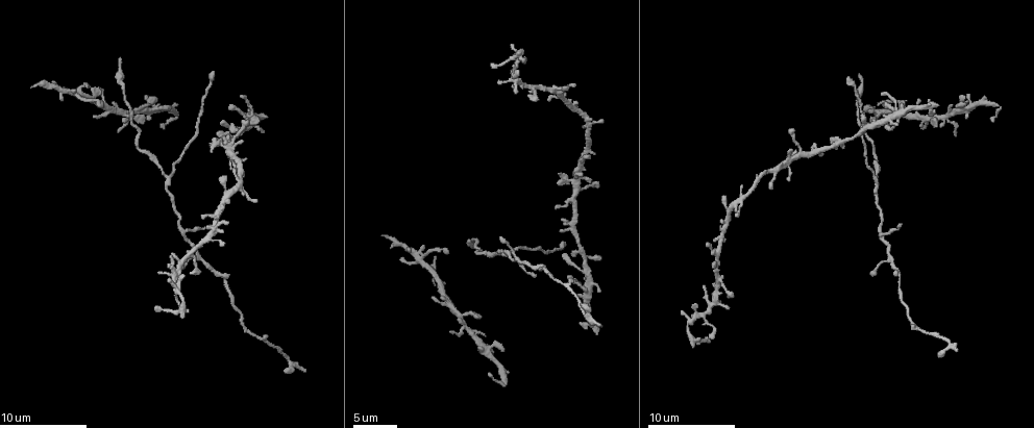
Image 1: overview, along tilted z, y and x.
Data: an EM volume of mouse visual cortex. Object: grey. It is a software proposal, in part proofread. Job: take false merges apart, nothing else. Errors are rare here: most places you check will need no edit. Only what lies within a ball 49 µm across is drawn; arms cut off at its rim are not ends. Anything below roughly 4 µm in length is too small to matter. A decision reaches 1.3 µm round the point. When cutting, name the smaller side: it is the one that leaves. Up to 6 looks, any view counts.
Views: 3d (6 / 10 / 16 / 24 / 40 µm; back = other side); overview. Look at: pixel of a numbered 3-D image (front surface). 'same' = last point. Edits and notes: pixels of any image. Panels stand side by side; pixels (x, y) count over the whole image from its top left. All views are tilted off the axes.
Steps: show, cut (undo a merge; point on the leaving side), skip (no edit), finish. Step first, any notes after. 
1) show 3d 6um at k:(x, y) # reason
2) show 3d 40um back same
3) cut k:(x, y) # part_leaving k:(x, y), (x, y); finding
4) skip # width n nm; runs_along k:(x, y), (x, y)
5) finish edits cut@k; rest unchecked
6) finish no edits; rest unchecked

show 3d 10um at 1:(221, 276) # thick turns thin

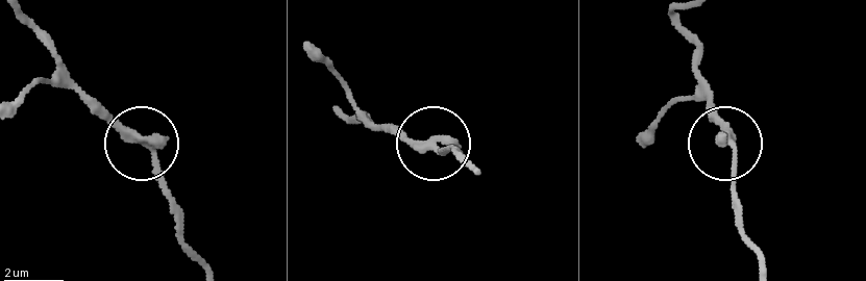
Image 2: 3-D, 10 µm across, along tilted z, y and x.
show 3d 6um at 2:(141, 141)

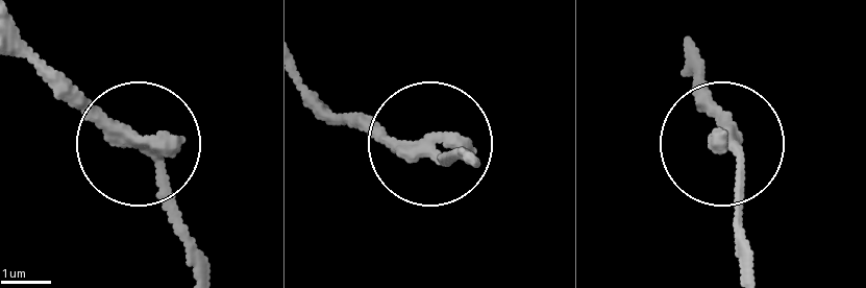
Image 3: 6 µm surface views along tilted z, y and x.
skip # runs_along 3:(688, 57), (724, 106), (742, 174), (739, 269); continuous, no second cell

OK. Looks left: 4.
show 3d 10um at 1:(876, 186) # a fork

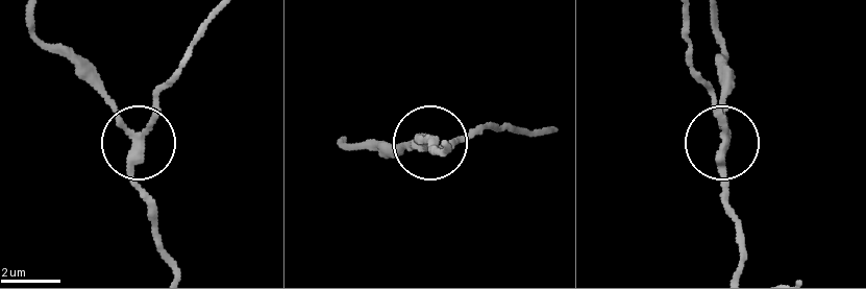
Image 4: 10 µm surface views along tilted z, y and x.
skip # side_arm 33 um; arms 3; all the same cell

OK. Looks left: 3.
show 3d 6um at 1:(863, 129) # four arms meet

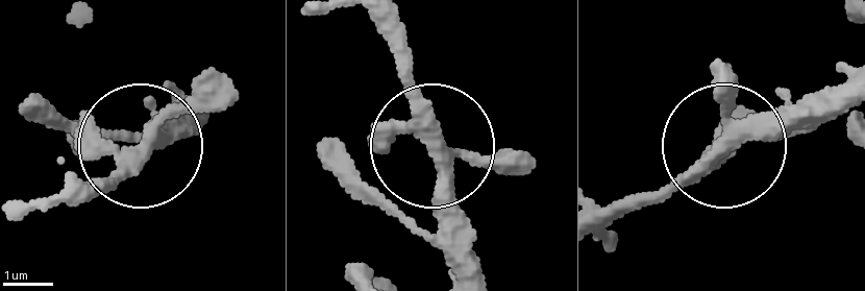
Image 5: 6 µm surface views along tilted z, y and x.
skip # all the same cell

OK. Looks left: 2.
finish no edits; rest unchecked

